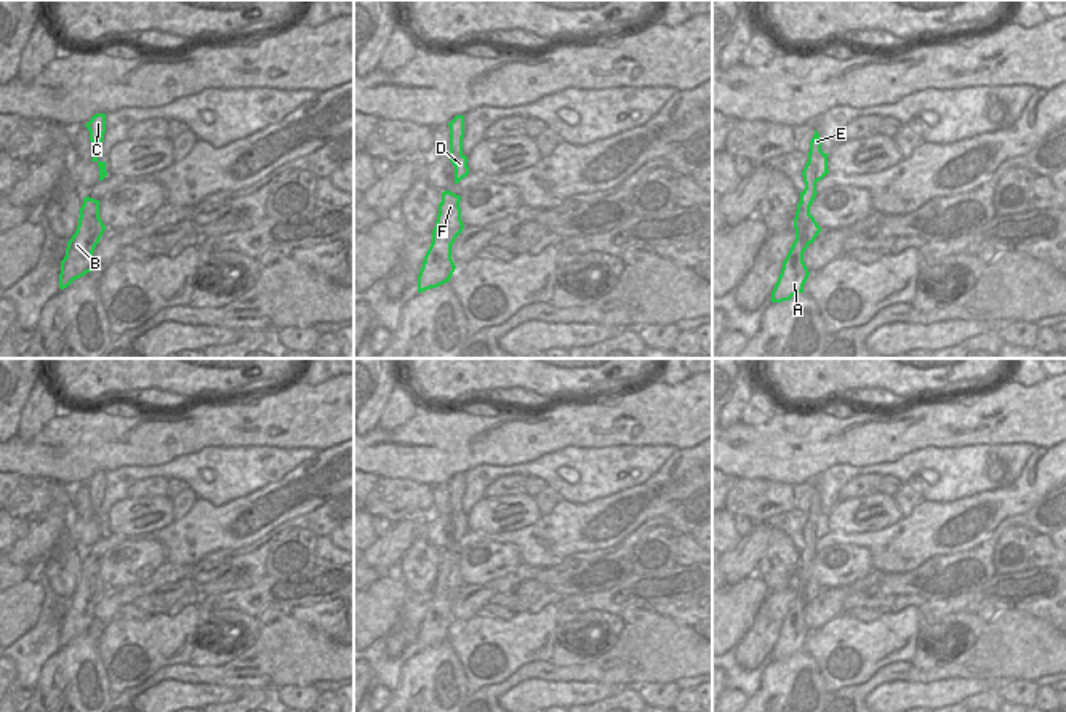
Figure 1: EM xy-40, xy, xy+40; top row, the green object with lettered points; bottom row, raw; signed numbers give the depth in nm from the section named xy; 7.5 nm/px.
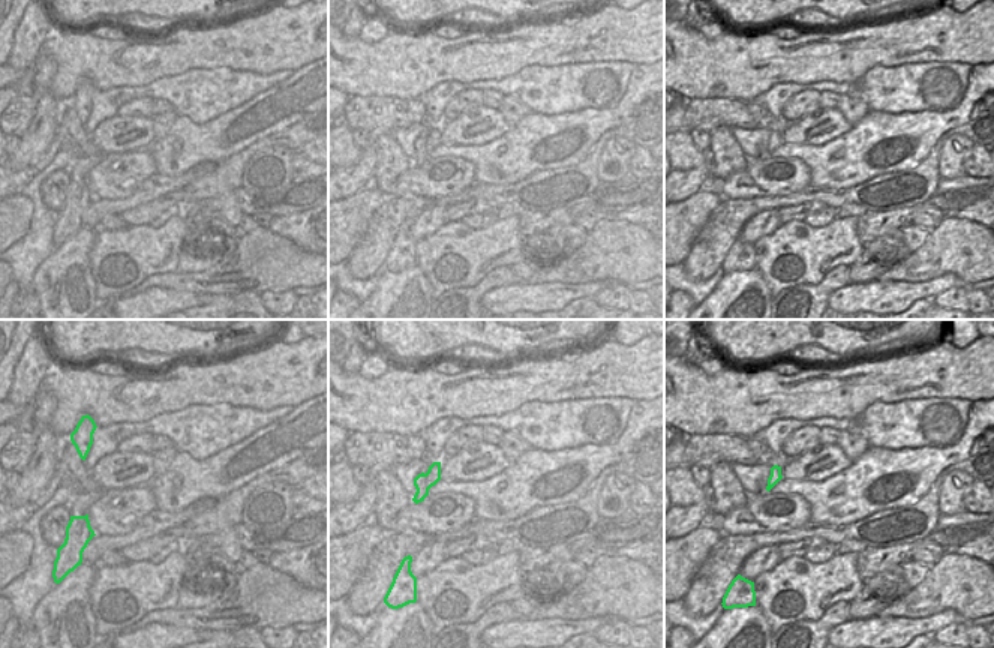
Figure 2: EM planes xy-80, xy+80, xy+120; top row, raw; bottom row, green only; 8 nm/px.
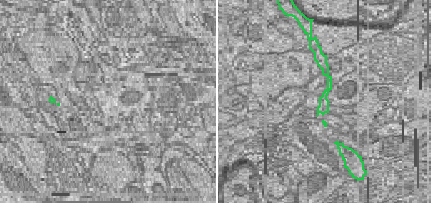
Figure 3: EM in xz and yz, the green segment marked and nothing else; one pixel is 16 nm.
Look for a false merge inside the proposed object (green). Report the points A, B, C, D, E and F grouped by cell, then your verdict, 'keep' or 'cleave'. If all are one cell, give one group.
A B C D E F; keep

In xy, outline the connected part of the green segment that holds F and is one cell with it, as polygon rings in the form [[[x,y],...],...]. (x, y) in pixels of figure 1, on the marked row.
[[[450,190],[442,192],[439,214],[432,230],[432,243],[418,275],[418,293],[450,282],[456,269],[451,259],[451,245],[464,229],[459,202],[459,195]]]

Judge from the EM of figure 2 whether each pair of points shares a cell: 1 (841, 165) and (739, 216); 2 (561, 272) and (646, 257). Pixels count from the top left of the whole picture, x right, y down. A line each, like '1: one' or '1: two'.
1: two
2: one

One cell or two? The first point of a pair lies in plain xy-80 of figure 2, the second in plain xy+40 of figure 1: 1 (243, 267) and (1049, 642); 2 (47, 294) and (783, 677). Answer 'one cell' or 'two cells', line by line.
1: one cell
2: one cell

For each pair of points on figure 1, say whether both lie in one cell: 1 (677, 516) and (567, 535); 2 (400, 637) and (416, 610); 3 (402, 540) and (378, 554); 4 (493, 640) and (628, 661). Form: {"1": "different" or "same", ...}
{"1": "different", "2": "same", "3": "same", "4": "different"}

